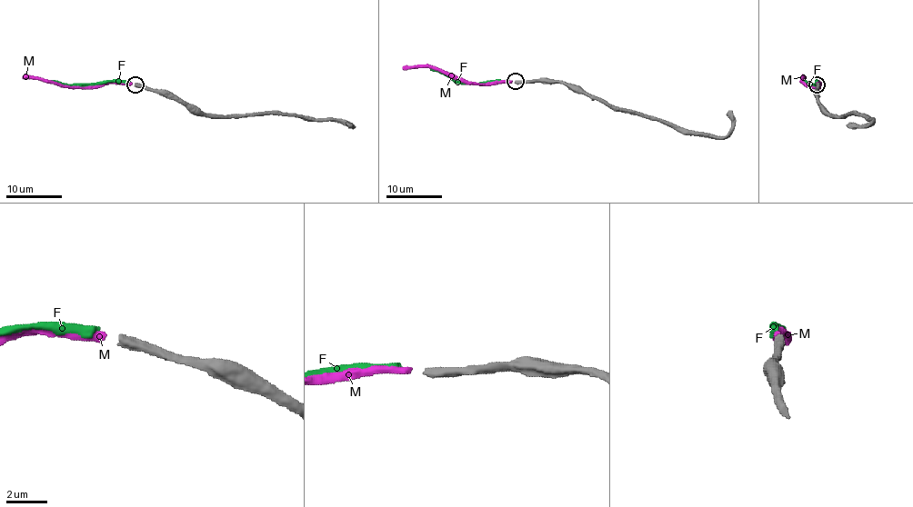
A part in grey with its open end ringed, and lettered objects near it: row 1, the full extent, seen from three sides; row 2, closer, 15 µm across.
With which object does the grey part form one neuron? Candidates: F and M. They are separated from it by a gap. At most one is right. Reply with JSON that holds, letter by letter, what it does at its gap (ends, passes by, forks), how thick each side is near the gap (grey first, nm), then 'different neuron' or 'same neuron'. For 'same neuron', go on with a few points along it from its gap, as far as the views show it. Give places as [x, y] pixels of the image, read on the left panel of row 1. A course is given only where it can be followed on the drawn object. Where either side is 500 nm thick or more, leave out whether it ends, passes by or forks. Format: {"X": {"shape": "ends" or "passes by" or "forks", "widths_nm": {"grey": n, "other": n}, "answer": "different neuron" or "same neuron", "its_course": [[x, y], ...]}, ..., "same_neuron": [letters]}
{"F": {"shape": "ends", "widths_nm": {"grey": 440, "other": 320}, "answer": "different neuron"}, "M": {"shape": "ends", "widths_nm": {"grey": 440, "other": 360}, "answer": "same neuron", "its_course": [[132, 83], [64, 86], [48, 80], [22, 77]]}, "same_neuron": ["M"]}

